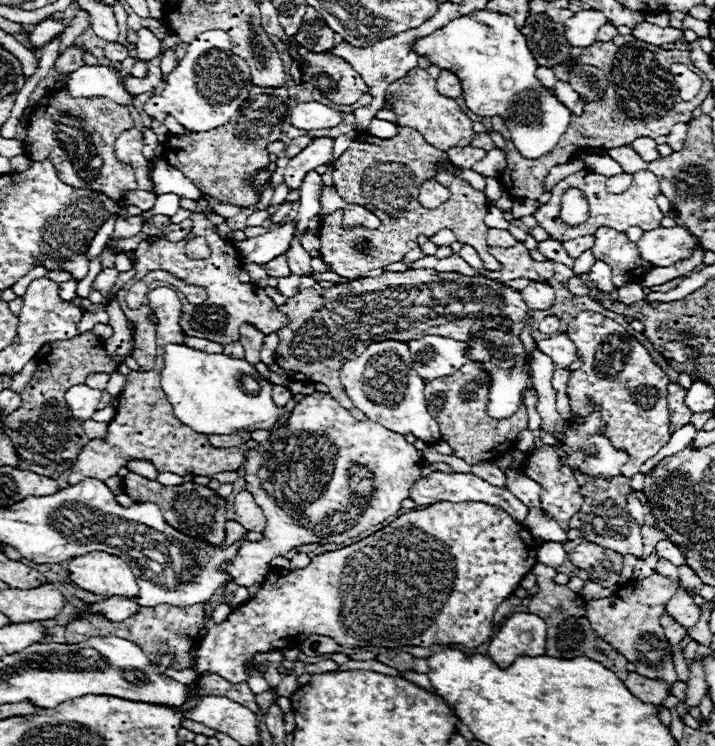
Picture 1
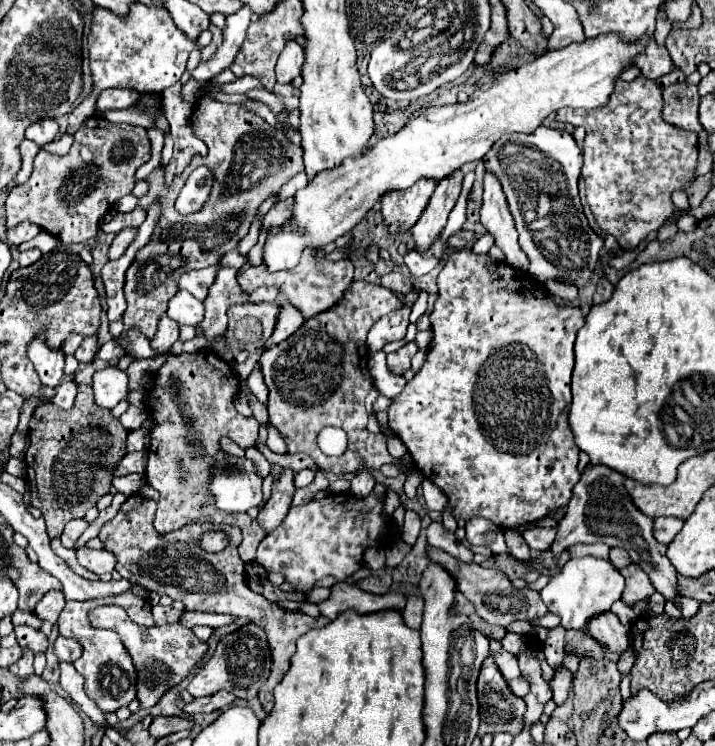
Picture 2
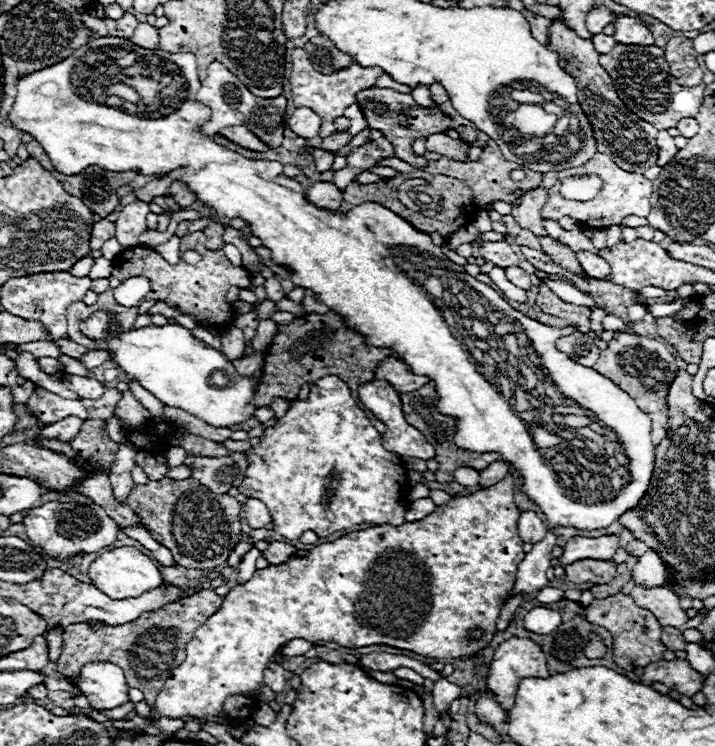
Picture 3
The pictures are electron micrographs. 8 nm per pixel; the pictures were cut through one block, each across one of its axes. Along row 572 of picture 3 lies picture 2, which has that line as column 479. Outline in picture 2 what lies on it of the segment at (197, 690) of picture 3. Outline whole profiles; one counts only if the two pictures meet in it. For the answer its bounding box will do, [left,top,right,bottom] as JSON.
[388,248,586,528]

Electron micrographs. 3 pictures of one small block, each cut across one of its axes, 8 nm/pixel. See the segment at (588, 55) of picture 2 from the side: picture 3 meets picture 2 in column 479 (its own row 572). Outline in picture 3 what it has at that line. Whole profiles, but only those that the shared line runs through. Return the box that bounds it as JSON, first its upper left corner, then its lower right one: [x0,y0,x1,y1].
[88,546,162,600]

